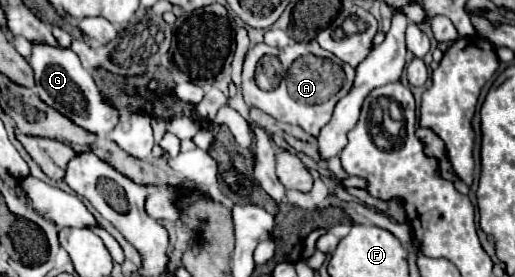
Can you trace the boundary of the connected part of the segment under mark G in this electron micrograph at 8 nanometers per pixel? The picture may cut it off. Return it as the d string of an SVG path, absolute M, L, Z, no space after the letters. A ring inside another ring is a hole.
M38 44L38 46L32 46L32 56L28 58L28 62L36 76L34 94L46 106L52 106L60 114L64 114L68 120L72 120L76 126L80 126L92 134L108 134L116 128L120 112L116 110L116 106L112 106L112 102L108 102L102 96L92 74L82 68L78 56L72 50Z

